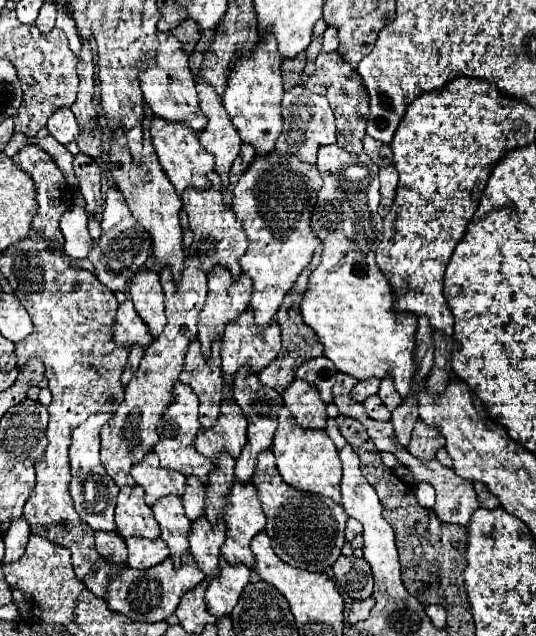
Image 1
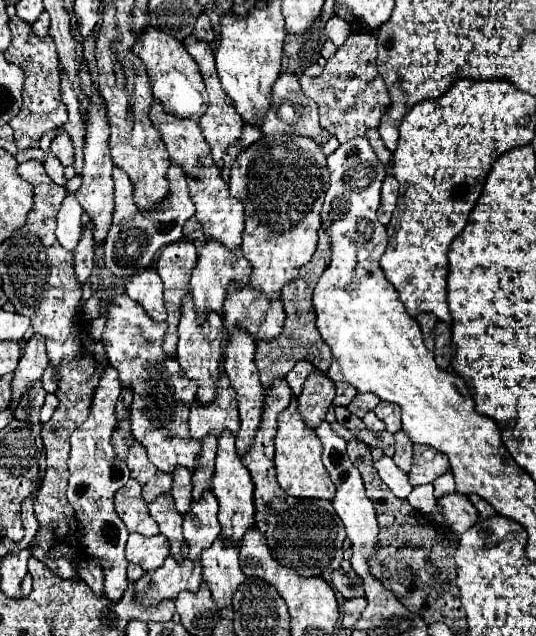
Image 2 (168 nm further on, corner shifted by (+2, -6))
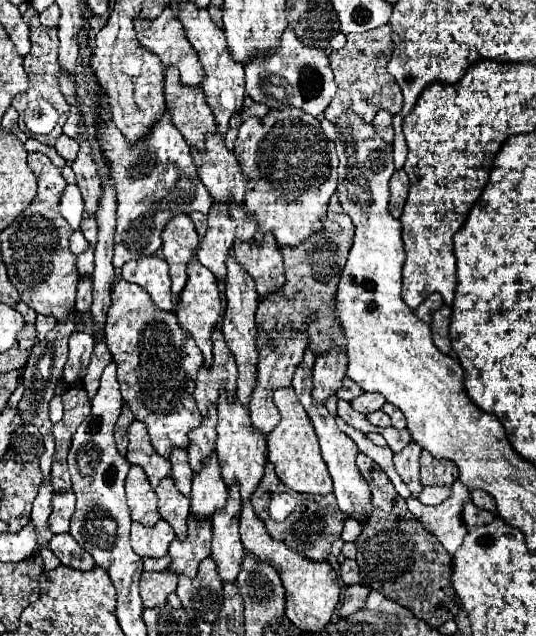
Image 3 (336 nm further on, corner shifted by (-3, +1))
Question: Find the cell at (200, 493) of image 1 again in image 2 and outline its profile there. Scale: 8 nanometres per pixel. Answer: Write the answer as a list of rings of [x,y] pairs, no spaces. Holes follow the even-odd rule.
[[[176,466],[172,476],[174,476],[174,482],[172,482],[170,494],[176,502],[176,510],[180,514],[186,514],[190,508],[190,502],[192,502],[192,474],[184,466]]]

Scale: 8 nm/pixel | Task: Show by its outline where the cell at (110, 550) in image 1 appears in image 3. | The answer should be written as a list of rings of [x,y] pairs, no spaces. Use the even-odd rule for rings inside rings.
[[[169,555],[161,559],[143,559],[143,569],[145,571],[165,571],[169,565]]]

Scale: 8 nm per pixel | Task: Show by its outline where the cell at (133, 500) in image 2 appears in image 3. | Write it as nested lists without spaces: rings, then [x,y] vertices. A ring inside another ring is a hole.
[[[137,465],[131,467],[131,471],[125,479],[125,491],[127,491],[127,505],[129,505],[133,521],[149,527],[161,519],[157,513],[155,493],[141,467],[137,467]]]

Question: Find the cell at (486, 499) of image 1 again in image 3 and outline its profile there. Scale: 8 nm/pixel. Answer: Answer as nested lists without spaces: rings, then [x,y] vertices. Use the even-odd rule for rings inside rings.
[[[471,491],[471,501],[479,507],[479,509],[485,509],[485,511],[491,511],[495,513],[495,501],[485,493],[485,491]]]

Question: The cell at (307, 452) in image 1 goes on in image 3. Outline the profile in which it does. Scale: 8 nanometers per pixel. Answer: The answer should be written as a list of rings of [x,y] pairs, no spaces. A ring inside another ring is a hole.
[[[293,387],[277,389],[277,393],[273,395],[273,401],[281,413],[281,421],[273,429],[273,433],[267,437],[267,449],[269,449],[269,461],[275,465],[277,477],[289,489],[299,493],[319,493],[319,495],[331,493],[333,483],[331,483],[329,471],[325,469],[325,461],[317,445],[317,435],[313,433],[309,415],[305,413],[305,409],[301,409],[301,403],[297,401]]]

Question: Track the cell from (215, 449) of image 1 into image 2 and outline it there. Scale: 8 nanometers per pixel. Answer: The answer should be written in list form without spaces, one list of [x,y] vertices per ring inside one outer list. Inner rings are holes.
[[[220,372],[220,378],[216,380],[216,398],[206,406],[192,404],[192,408],[190,408],[190,432],[192,432],[192,438],[202,440],[206,434],[220,436],[220,432],[226,428],[232,434],[236,434],[240,430],[240,418],[238,418],[238,408],[236,408],[236,392],[234,392],[228,376],[224,372]]]

